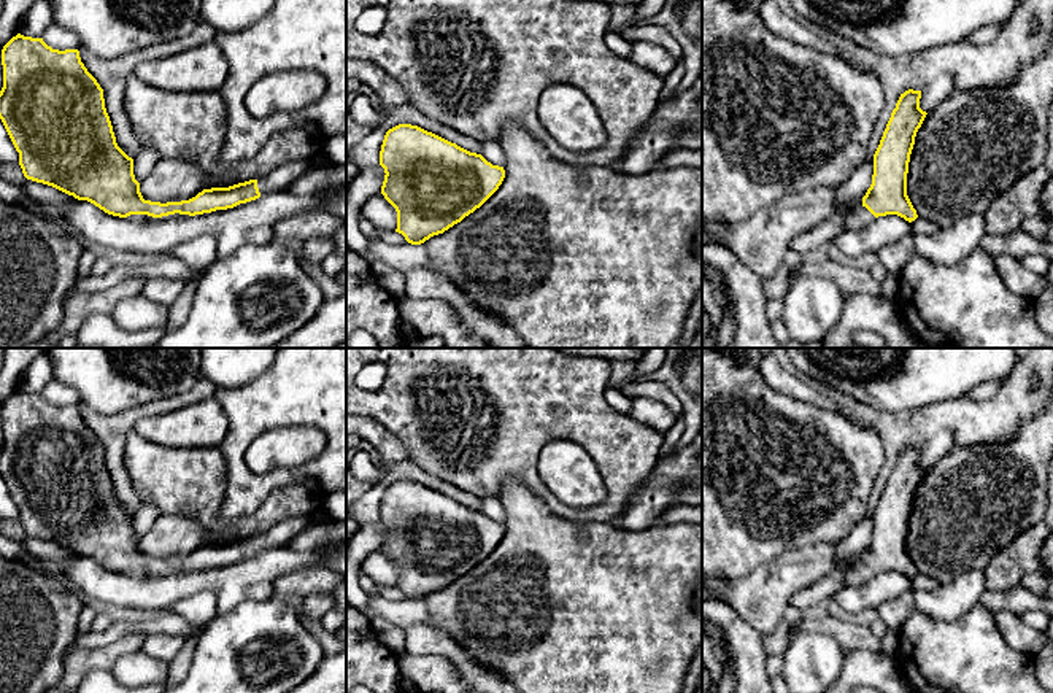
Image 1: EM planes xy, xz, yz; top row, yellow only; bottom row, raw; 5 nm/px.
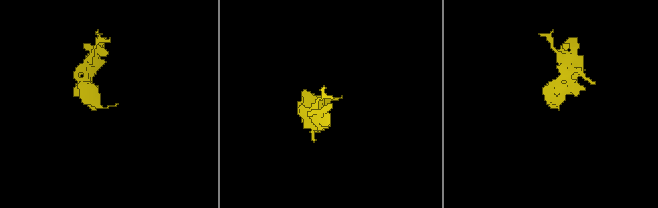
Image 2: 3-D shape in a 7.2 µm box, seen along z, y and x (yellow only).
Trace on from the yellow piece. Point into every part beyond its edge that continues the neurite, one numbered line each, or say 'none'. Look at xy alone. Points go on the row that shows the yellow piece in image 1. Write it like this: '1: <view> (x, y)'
1: xy (137, 218)

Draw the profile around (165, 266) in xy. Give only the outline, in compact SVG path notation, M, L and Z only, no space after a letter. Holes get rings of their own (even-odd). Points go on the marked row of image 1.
M164 254L151 257L145 265L141 267L124 267L124 265L114 265L110 273L103 277L94 277L89 278L78 278L73 289L68 292L68 297L78 294L78 292L95 292L108 289L118 283L121 283L125 278L172 278L172 280L191 280L192 270L178 257Z

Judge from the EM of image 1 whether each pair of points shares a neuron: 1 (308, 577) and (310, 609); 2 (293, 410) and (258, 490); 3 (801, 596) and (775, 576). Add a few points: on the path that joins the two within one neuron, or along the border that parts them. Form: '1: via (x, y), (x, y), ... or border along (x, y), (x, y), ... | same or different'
1: border along (329, 593), (310, 593), (304, 598) | different
2: via (267, 412), (237, 442), (237, 464) | same
3: border along (828, 572), (799, 588), (788, 604) | different

